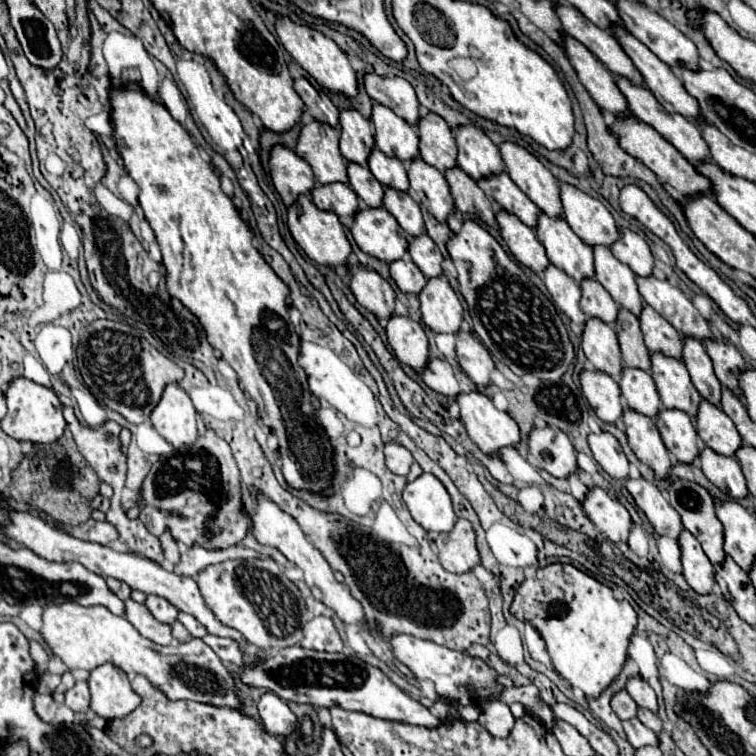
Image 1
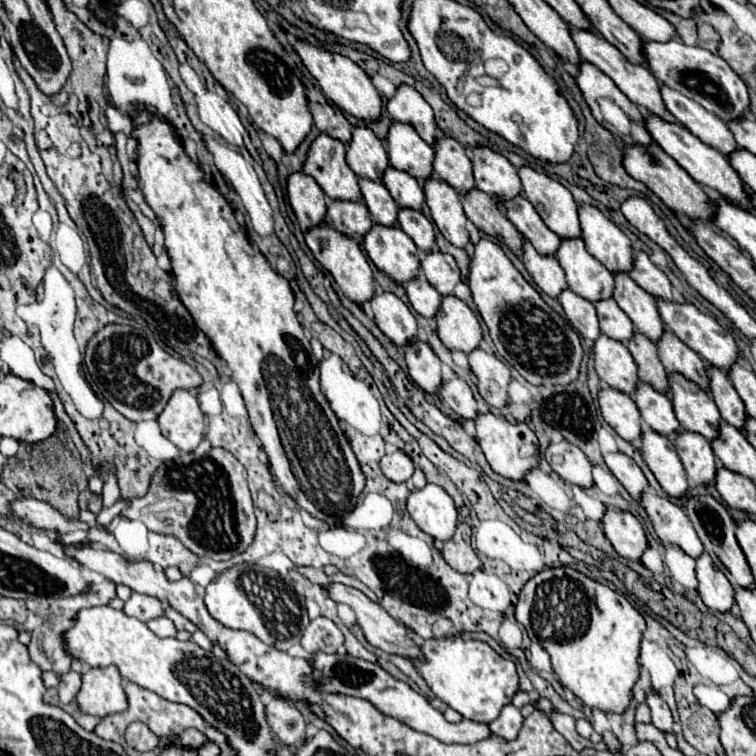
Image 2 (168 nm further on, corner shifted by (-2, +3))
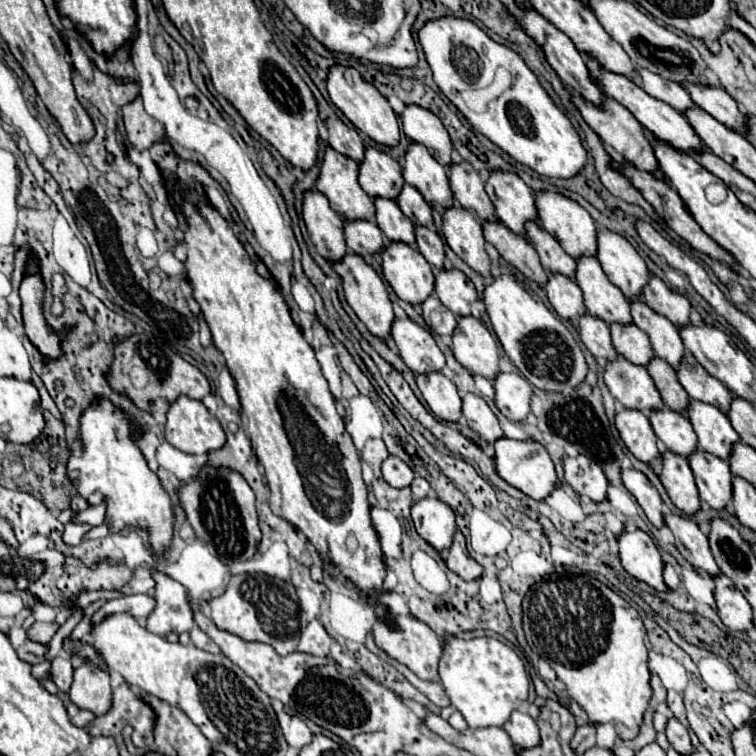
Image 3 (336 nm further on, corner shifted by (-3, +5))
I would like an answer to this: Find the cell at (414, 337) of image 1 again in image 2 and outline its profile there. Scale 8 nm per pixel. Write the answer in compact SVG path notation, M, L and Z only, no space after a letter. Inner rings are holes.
M421 340L417 344L409 344L409 348L405 350L405 360L407 360L407 366L409 366L411 380L423 392L437 396L439 388L443 384L441 360L435 356L431 346L421 342Z

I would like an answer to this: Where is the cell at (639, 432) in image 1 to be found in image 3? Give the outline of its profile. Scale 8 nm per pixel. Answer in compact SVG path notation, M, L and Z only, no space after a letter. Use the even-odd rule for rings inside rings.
M670 450L660 454L662 472L660 482L664 484L668 496L684 514L694 514L700 508L698 488L694 490L694 476L688 466L688 458L674 454Z

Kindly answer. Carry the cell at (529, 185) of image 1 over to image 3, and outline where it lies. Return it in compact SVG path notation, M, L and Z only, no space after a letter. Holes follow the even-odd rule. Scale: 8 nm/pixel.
M550 190L534 192L534 202L536 202L538 220L540 220L542 228L548 234L552 234L572 258L580 258L584 254L596 256L596 224L578 202L574 202L572 198L560 194L560 192L550 192Z

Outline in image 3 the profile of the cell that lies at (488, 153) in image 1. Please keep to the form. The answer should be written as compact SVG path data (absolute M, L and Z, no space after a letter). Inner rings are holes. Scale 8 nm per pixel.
M490 170L486 180L486 194L494 202L498 220L512 232L524 234L524 222L538 220L532 190L516 172Z

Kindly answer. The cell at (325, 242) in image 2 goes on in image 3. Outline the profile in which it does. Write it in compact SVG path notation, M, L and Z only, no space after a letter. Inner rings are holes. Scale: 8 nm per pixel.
M352 252L344 254L344 258L340 262L332 262L332 268L342 278L344 296L346 296L346 302L350 304L350 308L356 312L356 316L366 324L366 328L374 336L384 338L390 332L390 324L392 324L394 312L392 312L390 298L388 298L388 292L384 288L382 278L376 274L376 270L372 266L366 264L366 260L362 256L352 254Z

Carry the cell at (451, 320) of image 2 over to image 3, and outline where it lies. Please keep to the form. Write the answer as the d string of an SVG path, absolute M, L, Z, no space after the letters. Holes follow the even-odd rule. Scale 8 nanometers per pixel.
M458 316L458 326L452 334L452 352L454 352L454 358L470 372L478 372L482 374L484 378L494 378L500 368L498 368L498 348L496 348L496 342L492 338L492 334L486 330L486 326L476 320L474 316Z

